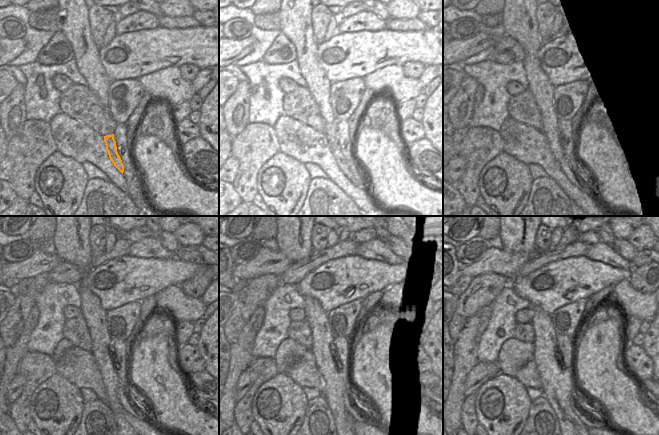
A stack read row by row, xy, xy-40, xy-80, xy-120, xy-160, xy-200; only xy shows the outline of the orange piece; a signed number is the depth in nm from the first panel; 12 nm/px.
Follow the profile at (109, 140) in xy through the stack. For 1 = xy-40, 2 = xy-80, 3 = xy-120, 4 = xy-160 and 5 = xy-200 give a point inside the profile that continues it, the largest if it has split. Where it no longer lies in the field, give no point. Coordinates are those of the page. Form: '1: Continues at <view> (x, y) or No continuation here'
1: Continues at xy-40 (347, 167)
2: Continues at xy-80 (571, 168)
3: Continues at xy-120 (125, 397)
4: Continues at xy-160 (351, 406)
5: Continues at xy-200 (573, 404).

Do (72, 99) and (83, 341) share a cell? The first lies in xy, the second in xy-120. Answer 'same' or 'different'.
same

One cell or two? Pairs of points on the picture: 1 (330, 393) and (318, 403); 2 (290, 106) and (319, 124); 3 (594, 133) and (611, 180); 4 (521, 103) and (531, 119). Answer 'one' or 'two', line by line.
1: two
2: one
3: one
4: one

